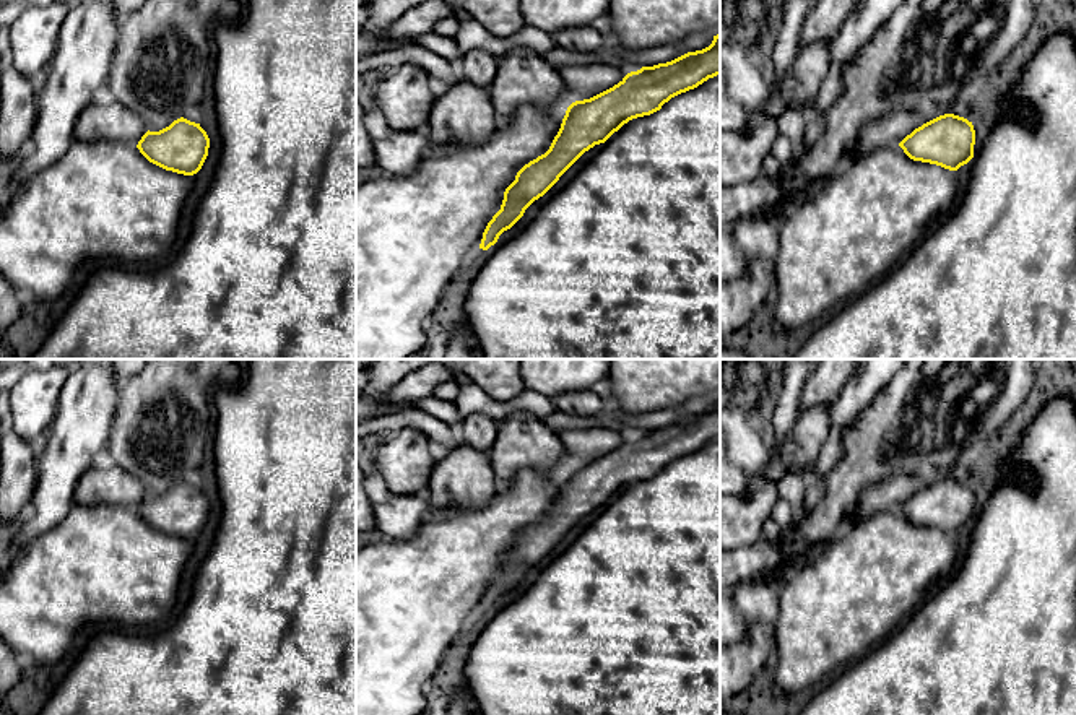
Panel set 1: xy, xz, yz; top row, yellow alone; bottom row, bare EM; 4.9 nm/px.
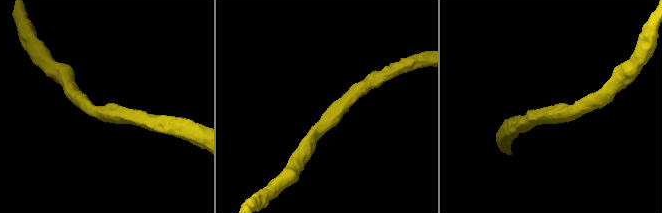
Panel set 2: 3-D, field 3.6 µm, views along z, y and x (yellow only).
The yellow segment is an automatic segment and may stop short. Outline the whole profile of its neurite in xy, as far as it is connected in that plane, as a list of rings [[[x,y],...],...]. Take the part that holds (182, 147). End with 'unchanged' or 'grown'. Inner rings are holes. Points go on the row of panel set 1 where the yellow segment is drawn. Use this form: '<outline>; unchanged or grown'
[[[184,117],[174,120],[169,127],[159,132],[146,132],[138,145],[128,145],[122,141],[73,141],[70,150],[52,166],[42,169],[36,176],[26,180],[23,187],[15,190],[5,205],[5,211],[0,216],[0,273],[2,276],[24,297],[39,301],[54,301],[68,289],[73,273],[85,263],[93,265],[119,265],[119,266],[148,266],[167,260],[174,250],[172,245],[177,237],[177,228],[180,213],[187,195],[190,193],[190,177],[197,174],[210,148],[210,138],[200,124],[190,122]]]; grown

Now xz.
[[[720,34],[709,47],[671,62],[627,73],[613,88],[572,102],[549,150],[525,164],[505,188],[501,210],[488,223],[479,249],[488,250],[525,210],[543,197],[590,148],[605,143],[632,119],[650,115],[671,98],[720,75]]]; unchanged

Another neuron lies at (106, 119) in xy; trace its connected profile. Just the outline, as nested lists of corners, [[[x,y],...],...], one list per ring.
[[[99,99],[78,115],[75,140],[122,141],[137,146],[146,132],[141,119],[130,109],[114,99]]]

